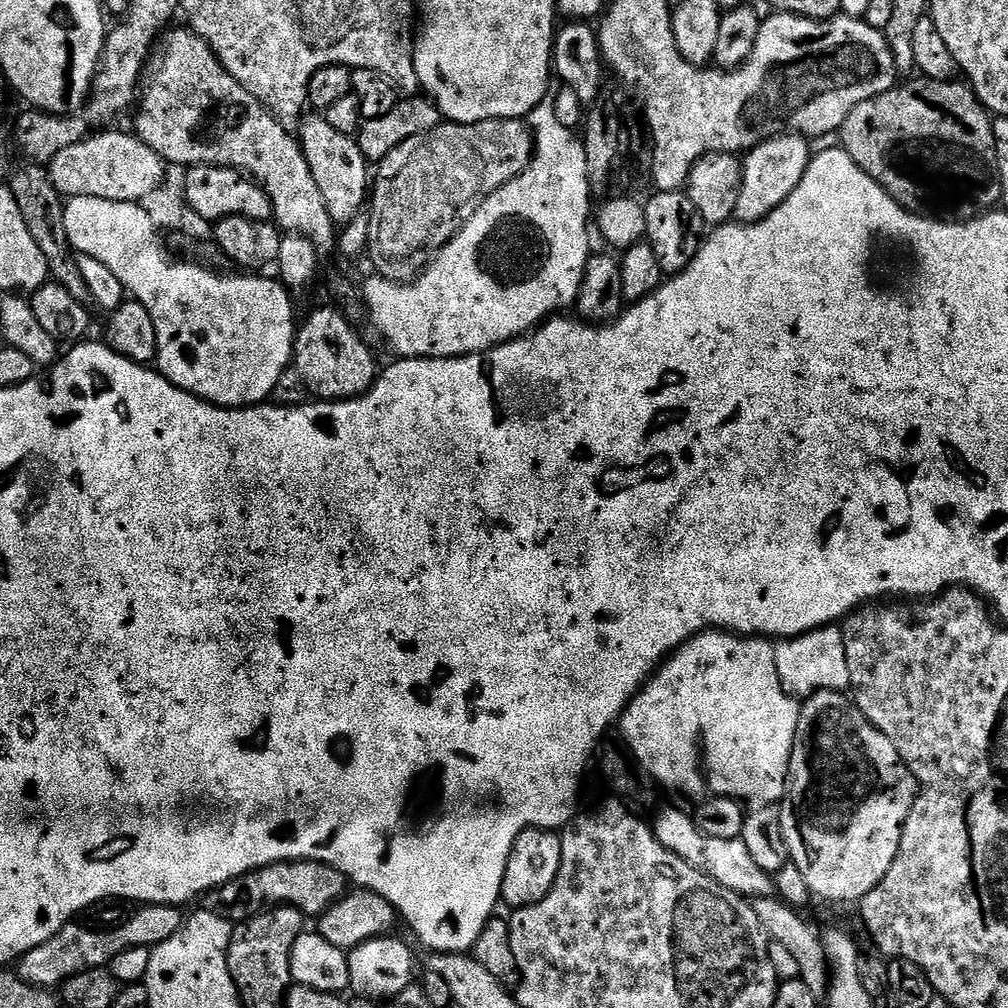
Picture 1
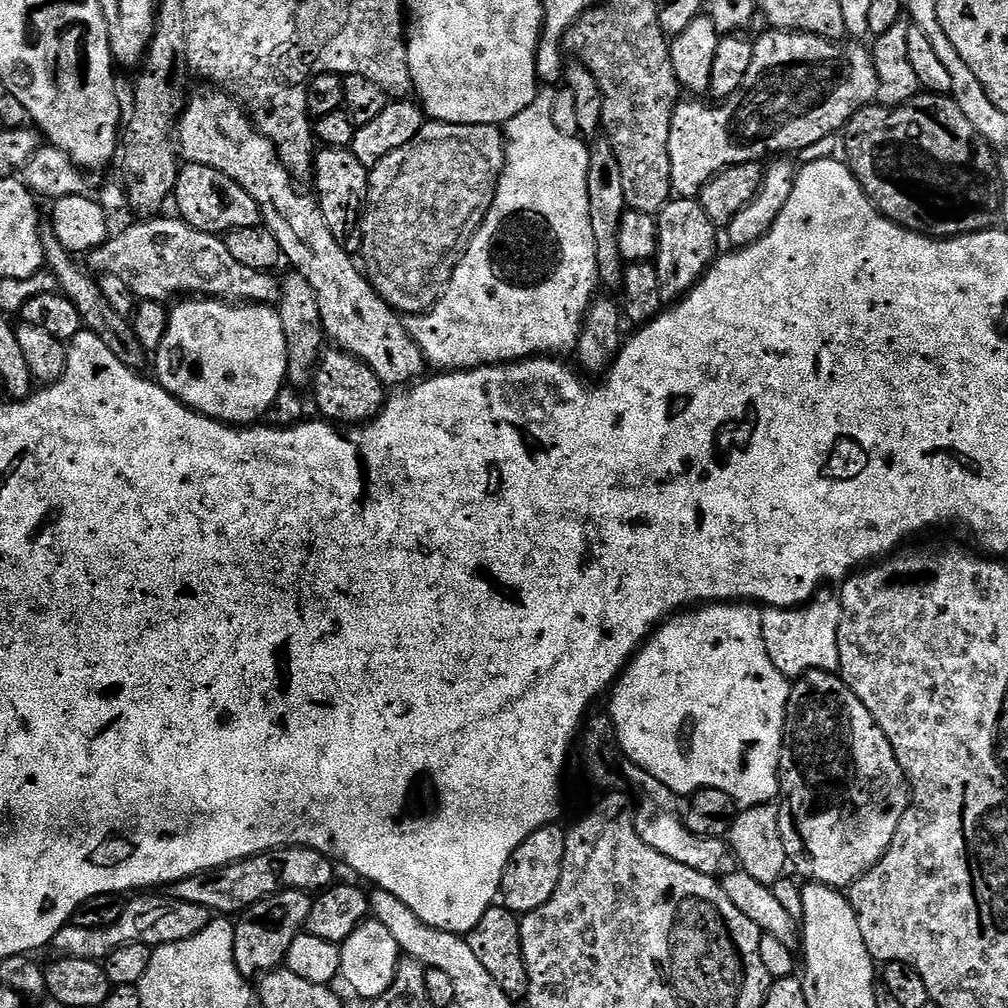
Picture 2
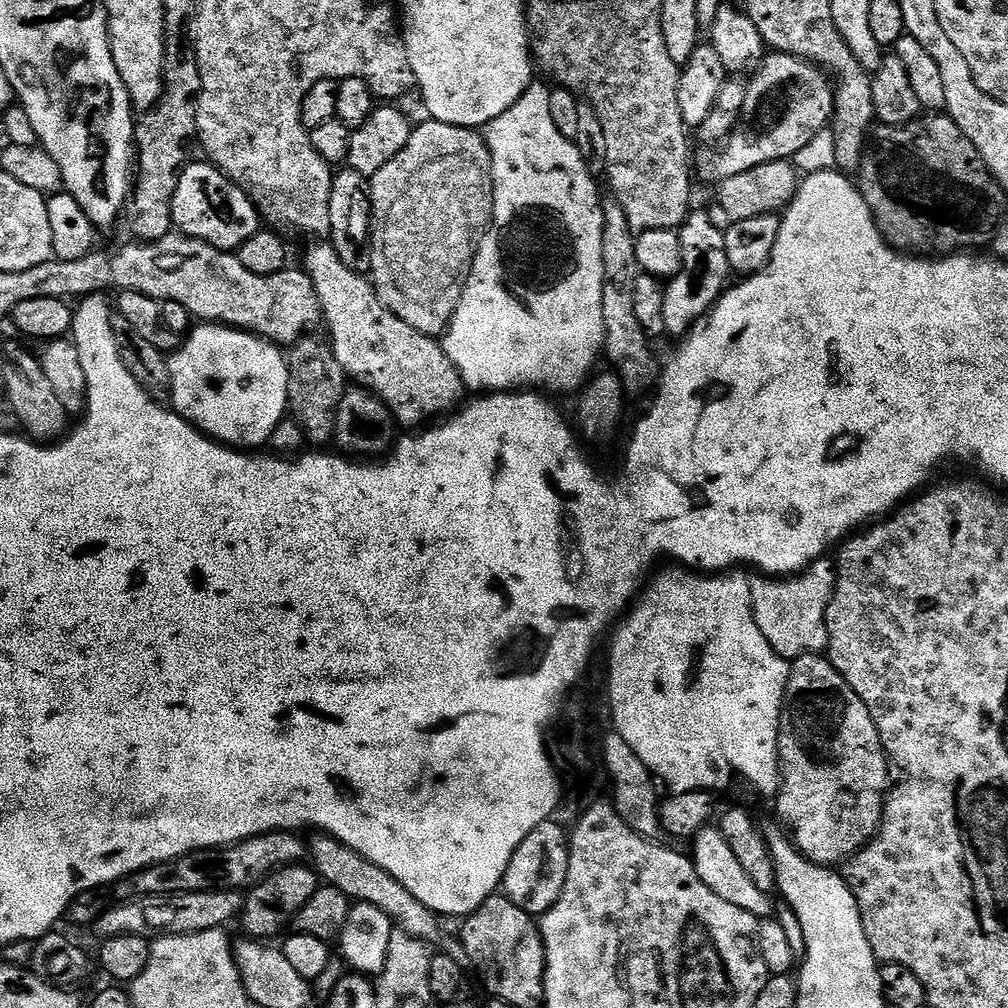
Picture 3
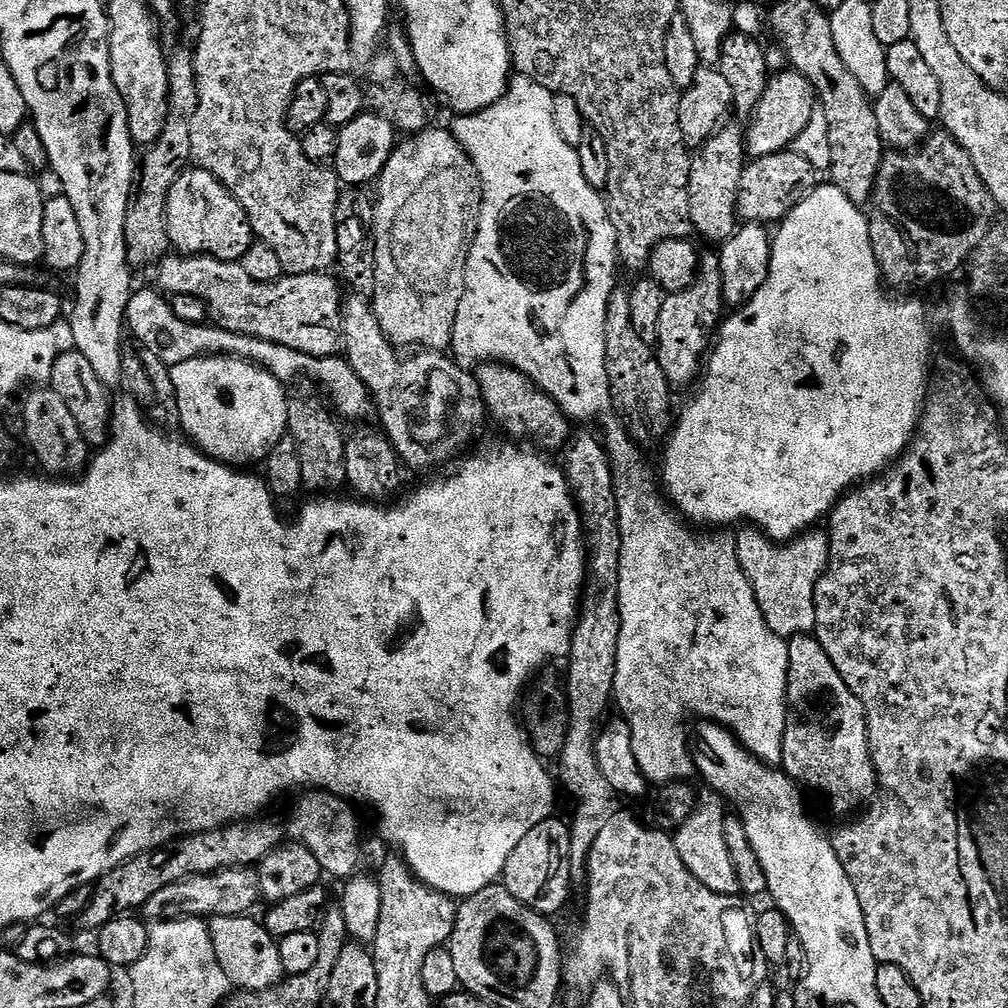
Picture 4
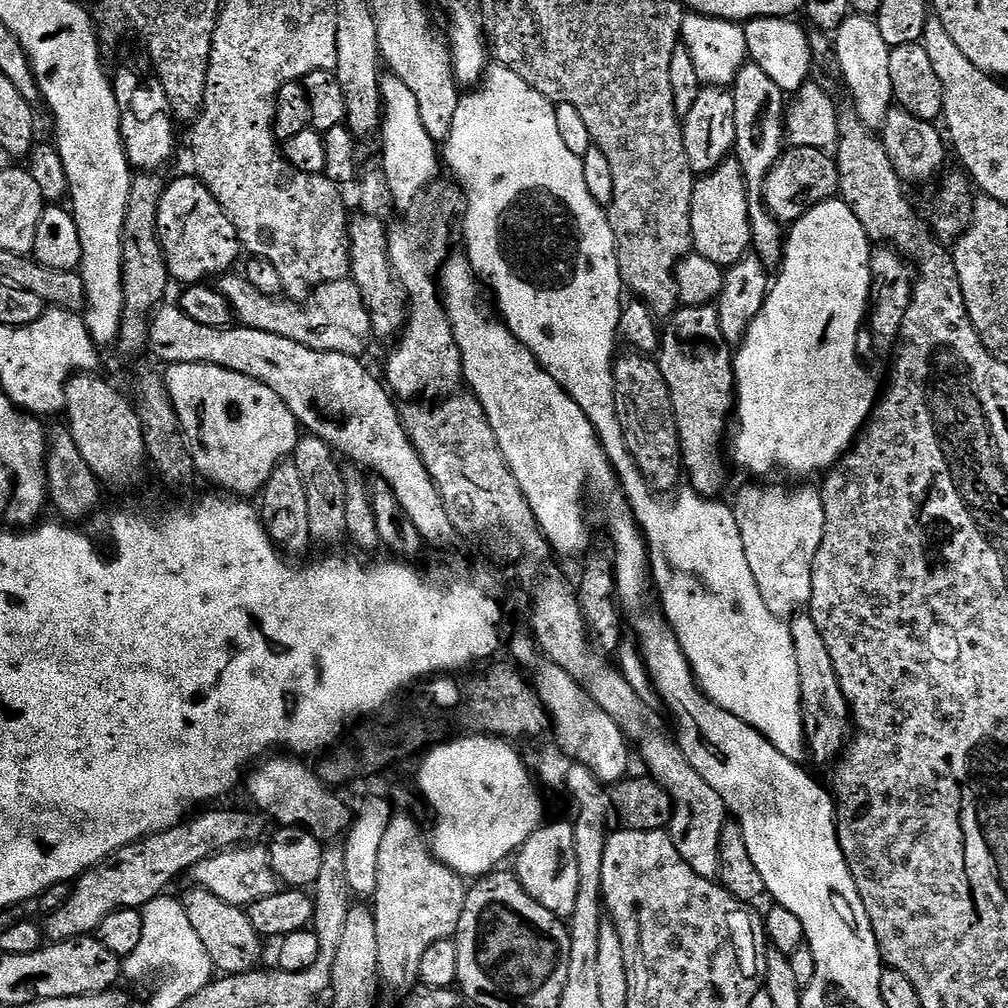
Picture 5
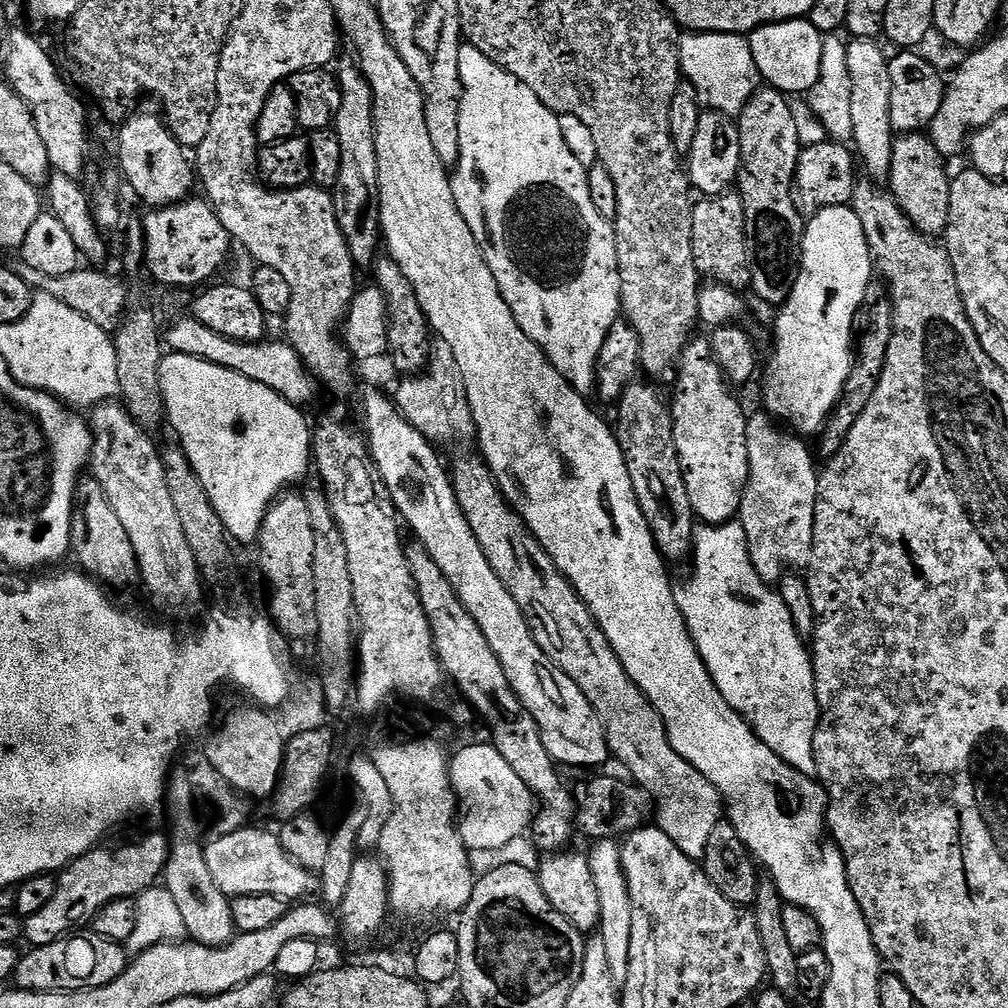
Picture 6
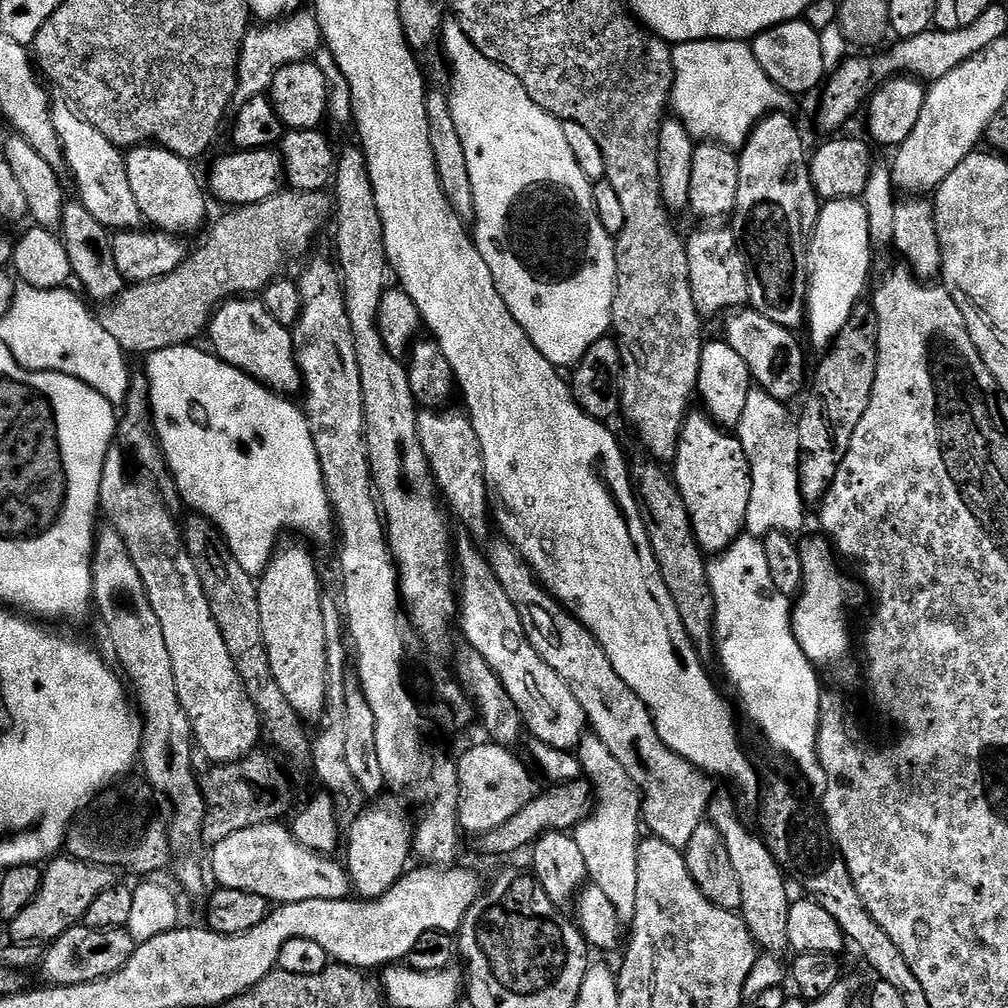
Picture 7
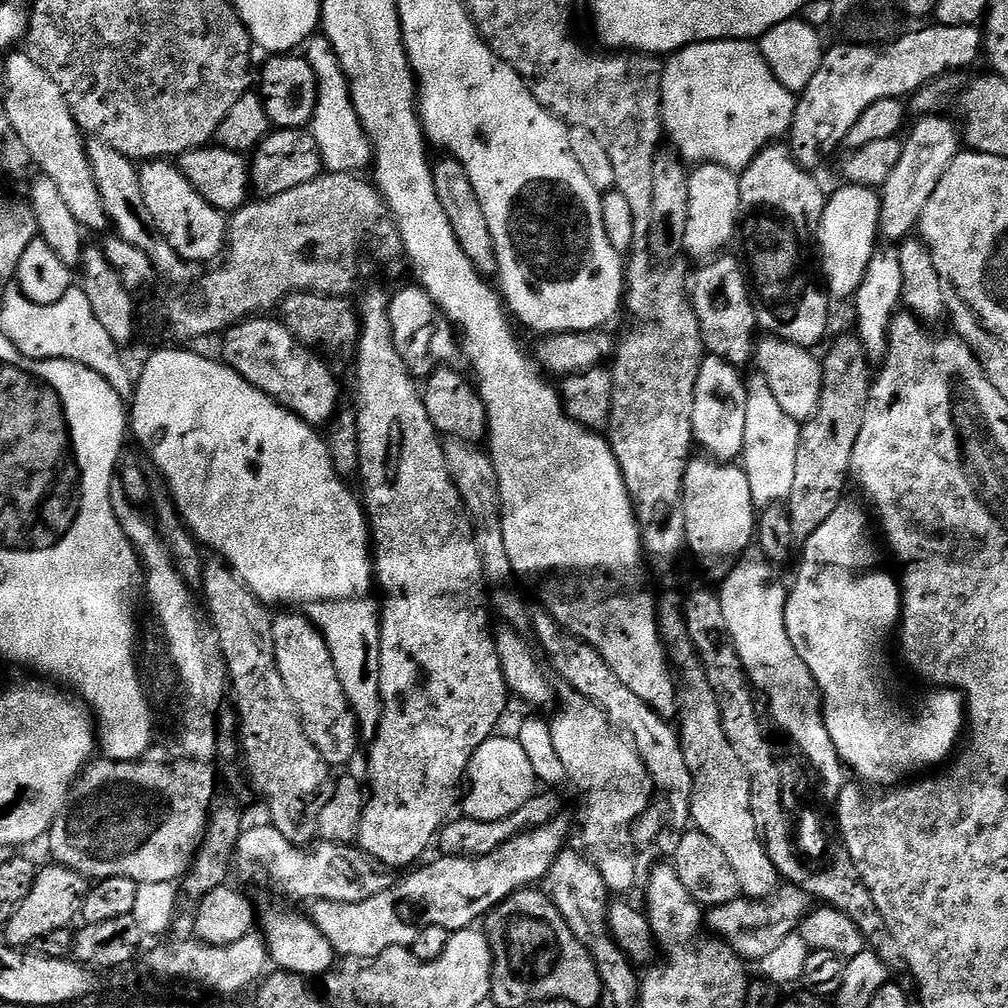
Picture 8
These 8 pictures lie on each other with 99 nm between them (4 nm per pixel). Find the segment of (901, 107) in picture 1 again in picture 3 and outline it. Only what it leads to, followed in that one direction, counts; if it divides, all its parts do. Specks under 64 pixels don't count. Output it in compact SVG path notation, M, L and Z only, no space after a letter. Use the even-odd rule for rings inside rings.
M924 114L909 124L877 127L864 149L859 176L860 193L884 241L908 254L919 253L919 248L937 248L940 254L983 249L980 247L995 238L1004 220L1005 189L992 179L982 154L974 150L974 142L946 114Z

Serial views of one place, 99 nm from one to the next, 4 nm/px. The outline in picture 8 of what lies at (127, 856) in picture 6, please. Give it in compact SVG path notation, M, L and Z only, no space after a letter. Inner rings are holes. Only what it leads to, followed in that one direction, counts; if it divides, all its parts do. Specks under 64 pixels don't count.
M52 862L49 865L49 868L41 867L37 871L30 894L22 898L22 903L18 905L18 910L14 910L10 922L2 926L3 943L9 944L11 948L27 949L35 945L38 938L51 934L54 930L69 927L73 923L71 920L80 916L80 907L84 904L90 881L61 864Z

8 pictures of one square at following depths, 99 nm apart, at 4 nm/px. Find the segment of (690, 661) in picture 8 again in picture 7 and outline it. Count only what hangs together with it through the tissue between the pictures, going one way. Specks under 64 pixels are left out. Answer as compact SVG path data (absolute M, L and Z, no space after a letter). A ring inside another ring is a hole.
M717 795L708 806L707 819L722 834L722 842L726 842L726 854L730 854L730 862L738 874L738 883L742 889L742 906L738 909L744 917L750 934L755 938L757 945L765 953L784 954L789 951L788 935L786 934L786 918L788 917L788 884L784 881L784 872L771 852L769 845L759 836L755 836L744 825L740 812L736 809L735 799Z

